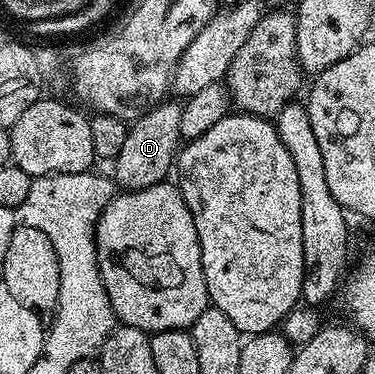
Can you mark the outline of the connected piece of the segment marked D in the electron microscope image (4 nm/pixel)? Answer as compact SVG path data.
M163 100L150 107L147 114L129 123L124 144L120 148L120 156L112 159L112 177L123 191L152 188L171 177L172 167L180 149L178 125L182 115L182 106L177 101L174 102Z

